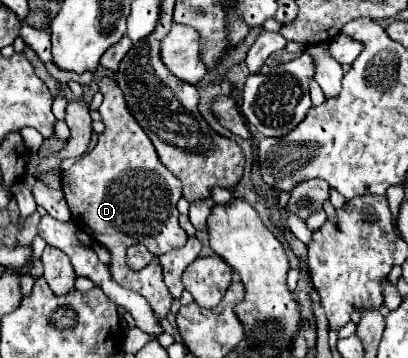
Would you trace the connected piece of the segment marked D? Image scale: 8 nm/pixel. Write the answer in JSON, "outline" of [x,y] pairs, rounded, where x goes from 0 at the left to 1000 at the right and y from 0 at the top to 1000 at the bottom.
{"outline":[[[250,212],[240,223],[240,257],[255,268],[240,313],[250,318],[260,363],[240,380],[240,402],[216,436],[201,436],[172,475],[152,480],[152,536],[162,542],[176,620],[270,704],[265,749],[275,777],[299,804],[353,827],[373,855],[382,894],[402,894],[426,832],[397,782],[387,726],[373,726],[358,749],[328,760],[309,737],[309,698],[328,682],[353,682],[377,715],[392,715],[407,698],[456,682],[461,654],[436,620],[441,592],[431,581],[431,564],[446,553],[446,514],[387,447],[377,402],[314,313],[314,291],[284,223]]]}

